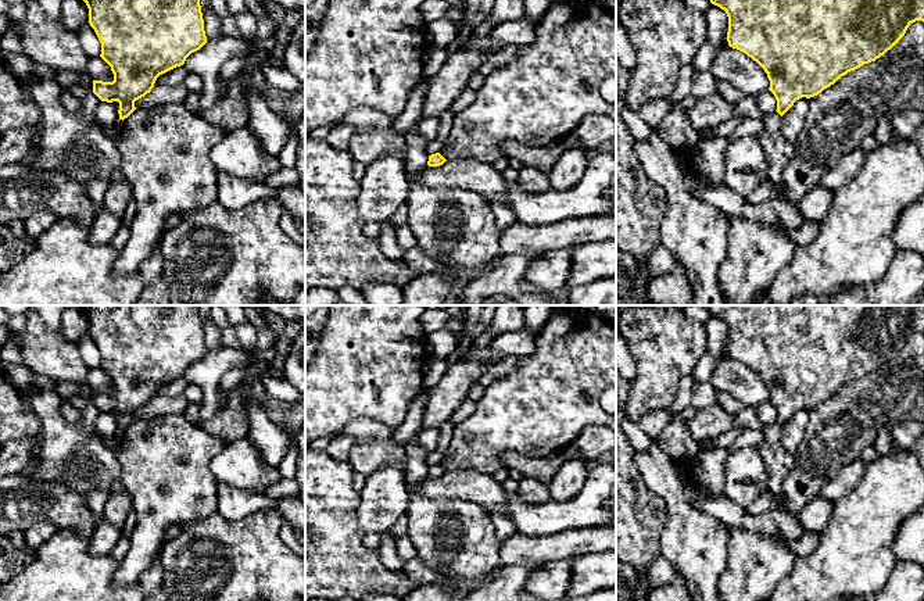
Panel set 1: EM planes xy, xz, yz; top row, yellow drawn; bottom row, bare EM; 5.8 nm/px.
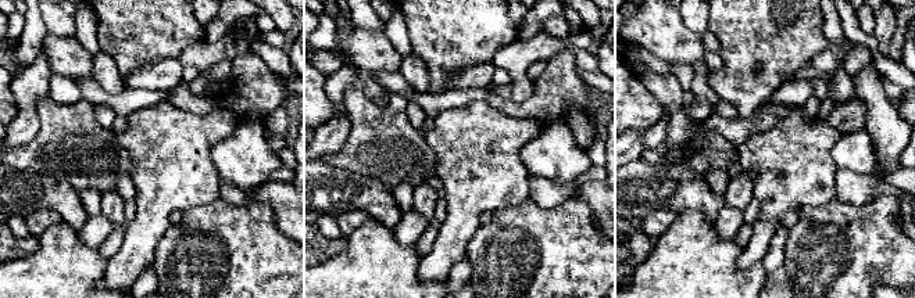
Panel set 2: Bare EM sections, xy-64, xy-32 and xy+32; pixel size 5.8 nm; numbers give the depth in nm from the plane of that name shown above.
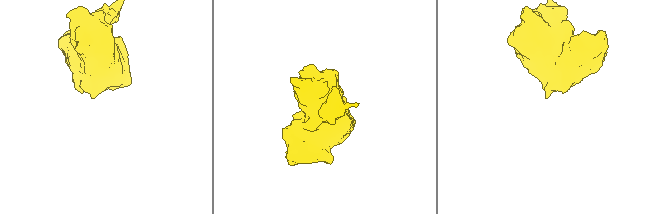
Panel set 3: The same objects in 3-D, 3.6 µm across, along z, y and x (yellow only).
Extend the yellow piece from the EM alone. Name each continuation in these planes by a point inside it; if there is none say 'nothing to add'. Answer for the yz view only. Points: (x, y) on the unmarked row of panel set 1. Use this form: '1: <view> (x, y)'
nothing to add

